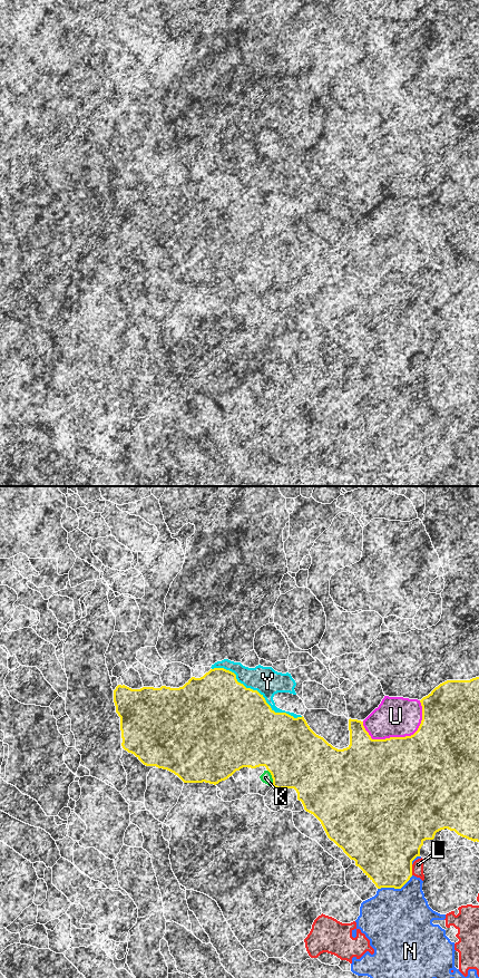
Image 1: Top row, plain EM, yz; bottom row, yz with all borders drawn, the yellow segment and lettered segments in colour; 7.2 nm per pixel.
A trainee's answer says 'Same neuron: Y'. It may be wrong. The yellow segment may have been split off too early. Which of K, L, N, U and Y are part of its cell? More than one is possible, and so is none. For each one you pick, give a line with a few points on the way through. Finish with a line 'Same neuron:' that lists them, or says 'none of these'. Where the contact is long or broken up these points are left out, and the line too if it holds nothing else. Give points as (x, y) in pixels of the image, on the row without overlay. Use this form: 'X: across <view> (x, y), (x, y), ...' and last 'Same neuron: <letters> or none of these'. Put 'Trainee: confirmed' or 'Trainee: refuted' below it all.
Same neuron: none of these
Trainee: refuted

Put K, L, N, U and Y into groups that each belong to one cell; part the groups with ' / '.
K / L N / U / Y

